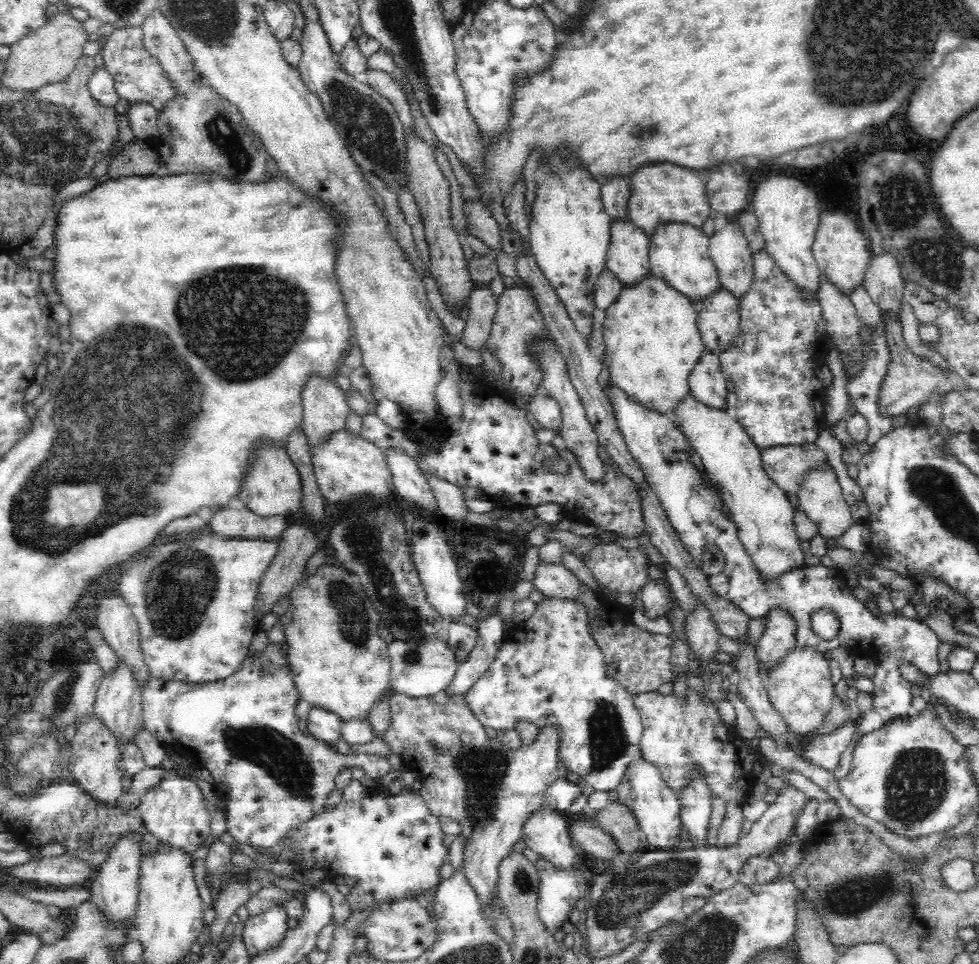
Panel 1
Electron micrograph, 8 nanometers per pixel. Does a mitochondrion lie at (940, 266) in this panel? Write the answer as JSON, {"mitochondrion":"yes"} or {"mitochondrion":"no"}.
{"mitochondrion":"yes"}

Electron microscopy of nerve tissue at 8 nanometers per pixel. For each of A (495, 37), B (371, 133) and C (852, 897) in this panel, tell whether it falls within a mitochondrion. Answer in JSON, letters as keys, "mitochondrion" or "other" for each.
{"A":"other","B":"mitochondrion","C":"mitochondrion"}

